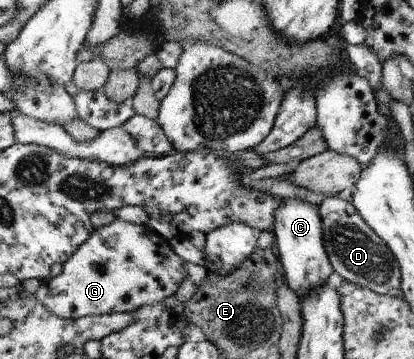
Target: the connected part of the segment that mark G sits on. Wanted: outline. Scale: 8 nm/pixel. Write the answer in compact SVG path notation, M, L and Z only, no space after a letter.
M117 219L98 228L63 266L62 273L42 282L35 296L49 312L64 319L132 313L146 304L176 296L188 284L188 260L172 249L156 228Z

